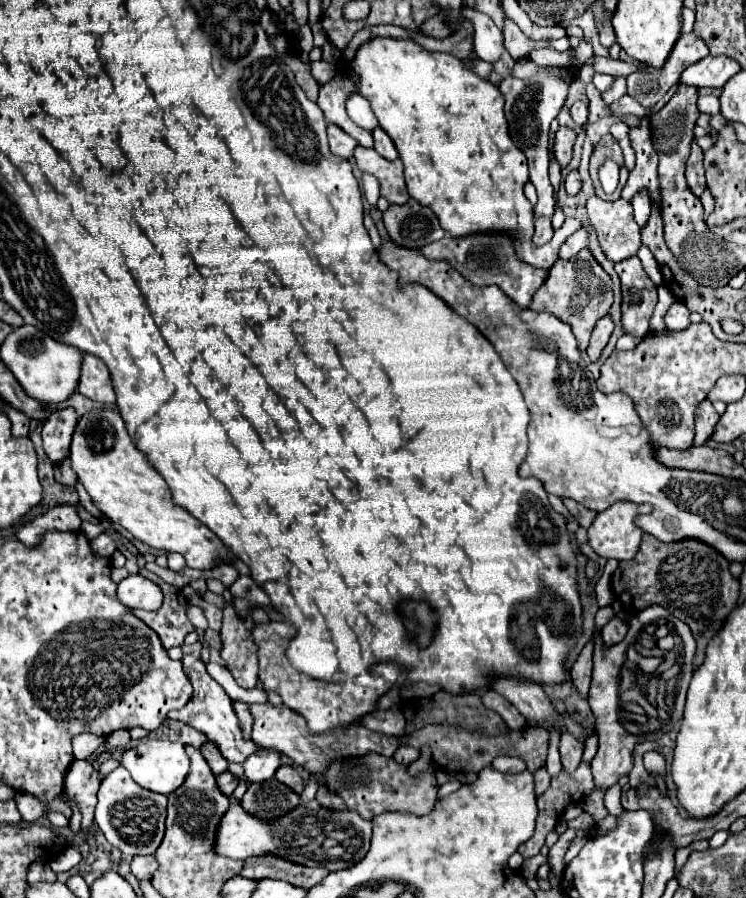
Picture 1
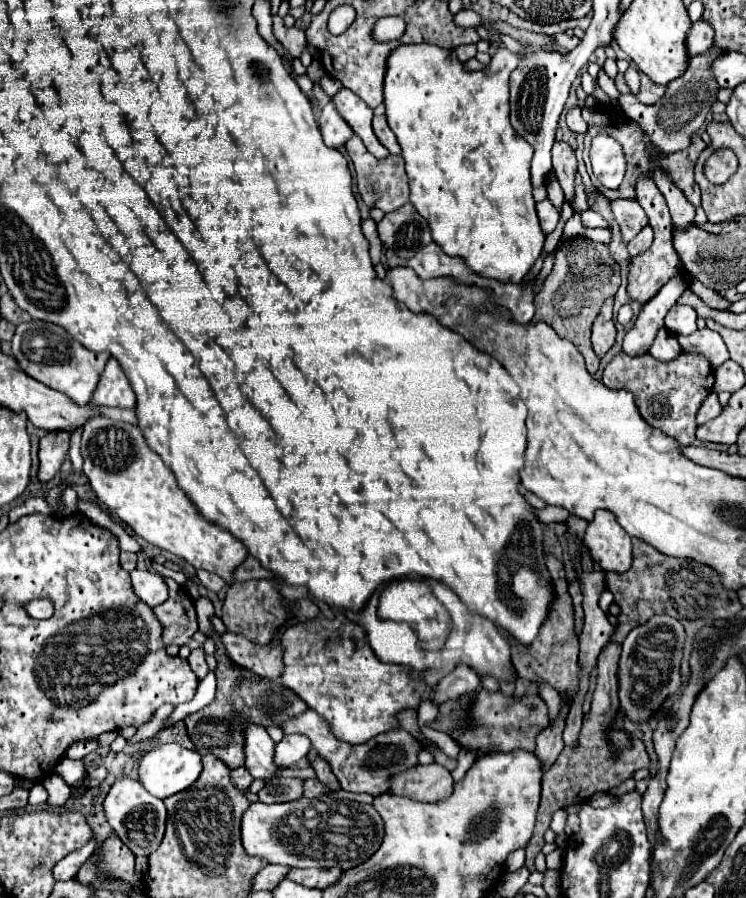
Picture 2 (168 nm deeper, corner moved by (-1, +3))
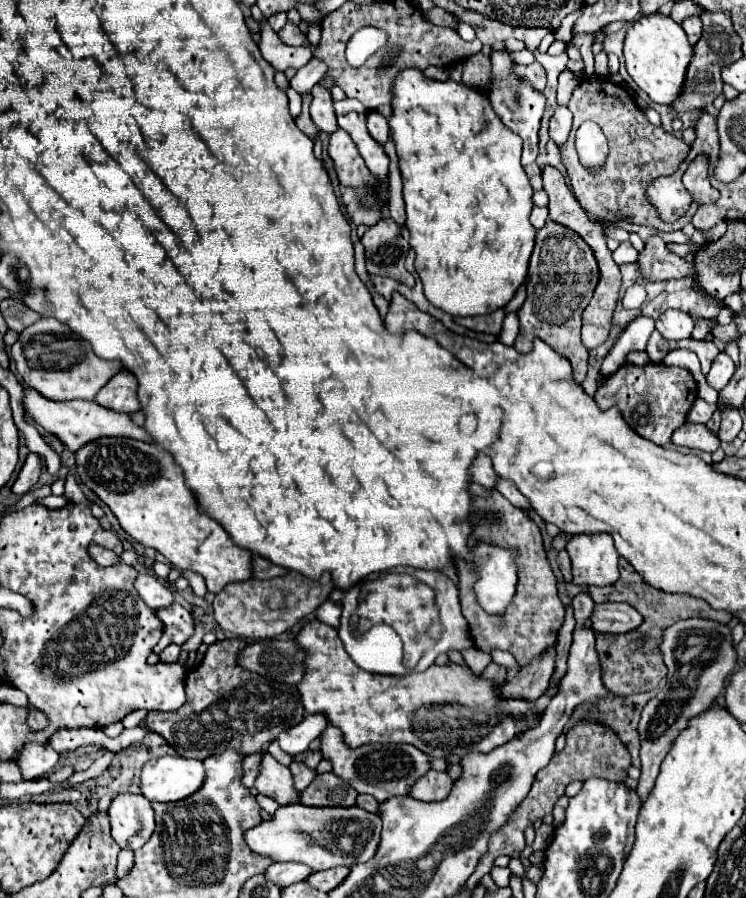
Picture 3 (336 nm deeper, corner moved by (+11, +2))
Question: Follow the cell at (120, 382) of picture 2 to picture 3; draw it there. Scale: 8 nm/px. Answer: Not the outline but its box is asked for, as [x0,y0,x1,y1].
[94,369,140,413]

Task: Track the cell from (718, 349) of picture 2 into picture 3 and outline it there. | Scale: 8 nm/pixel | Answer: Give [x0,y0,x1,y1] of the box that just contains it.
[646,331,692,363]

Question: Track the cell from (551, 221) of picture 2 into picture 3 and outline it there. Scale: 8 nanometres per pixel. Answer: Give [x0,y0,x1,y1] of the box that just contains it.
[530,207,548,229]

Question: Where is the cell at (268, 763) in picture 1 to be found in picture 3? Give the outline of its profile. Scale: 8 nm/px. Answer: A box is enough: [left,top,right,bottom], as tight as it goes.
[278,713,328,755]

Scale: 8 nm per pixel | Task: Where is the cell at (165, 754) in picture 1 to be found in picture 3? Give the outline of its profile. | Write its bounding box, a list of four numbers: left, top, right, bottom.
[140,755,202,801]

